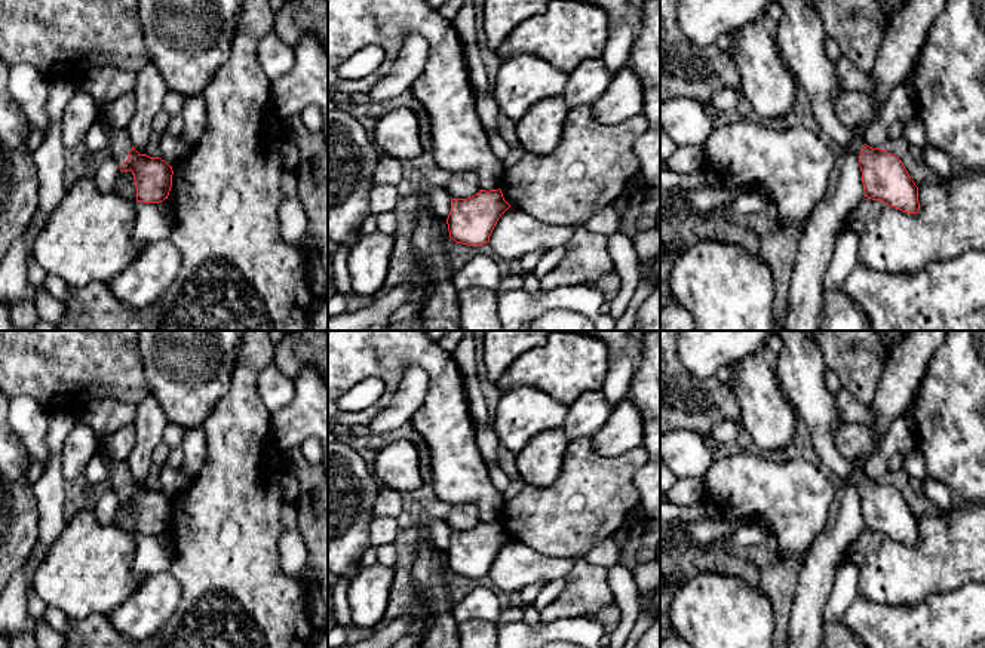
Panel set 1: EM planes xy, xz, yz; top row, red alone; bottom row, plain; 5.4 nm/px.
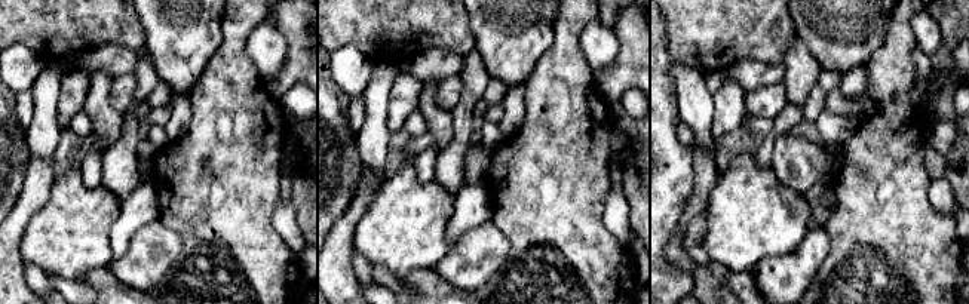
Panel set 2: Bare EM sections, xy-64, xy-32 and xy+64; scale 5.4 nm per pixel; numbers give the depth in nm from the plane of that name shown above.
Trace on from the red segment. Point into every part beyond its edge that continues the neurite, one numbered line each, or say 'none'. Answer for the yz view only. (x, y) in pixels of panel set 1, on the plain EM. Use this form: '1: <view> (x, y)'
1: yz (800, 371)

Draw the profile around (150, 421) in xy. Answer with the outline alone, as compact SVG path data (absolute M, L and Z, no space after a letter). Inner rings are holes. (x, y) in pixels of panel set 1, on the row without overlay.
M151 393L136 405L136 417L132 423L136 430L136 442L126 461L132 479L139 486L145 486L148 469L151 466L151 454L163 440L163 432L168 423L160 403Z

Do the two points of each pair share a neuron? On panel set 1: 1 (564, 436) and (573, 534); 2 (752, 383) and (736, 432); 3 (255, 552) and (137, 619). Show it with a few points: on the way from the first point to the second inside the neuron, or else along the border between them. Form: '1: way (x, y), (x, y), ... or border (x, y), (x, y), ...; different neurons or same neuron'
1: border (589, 436), (577, 436), (568, 445), (552, 484); different neurons
2: border (739, 423), (745, 441); different neurons
3: border (169, 570), (181, 587), (181, 601), (165, 625); different neurons

